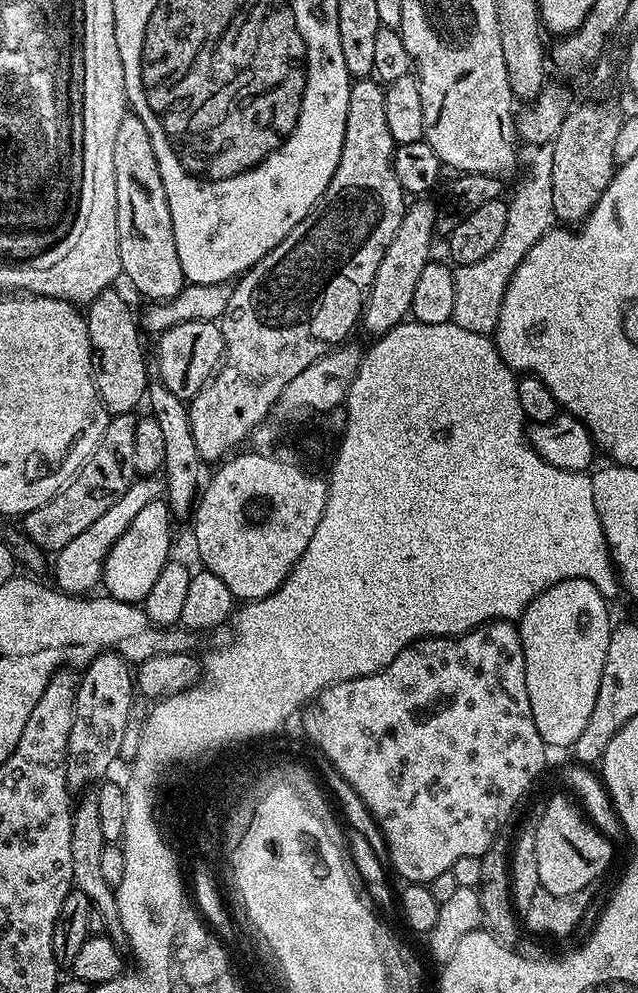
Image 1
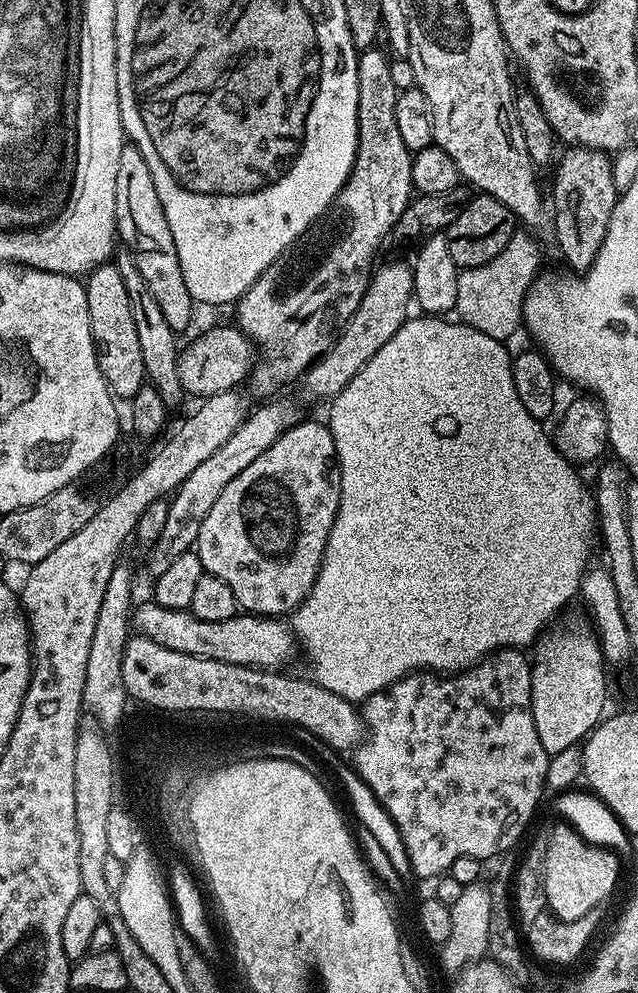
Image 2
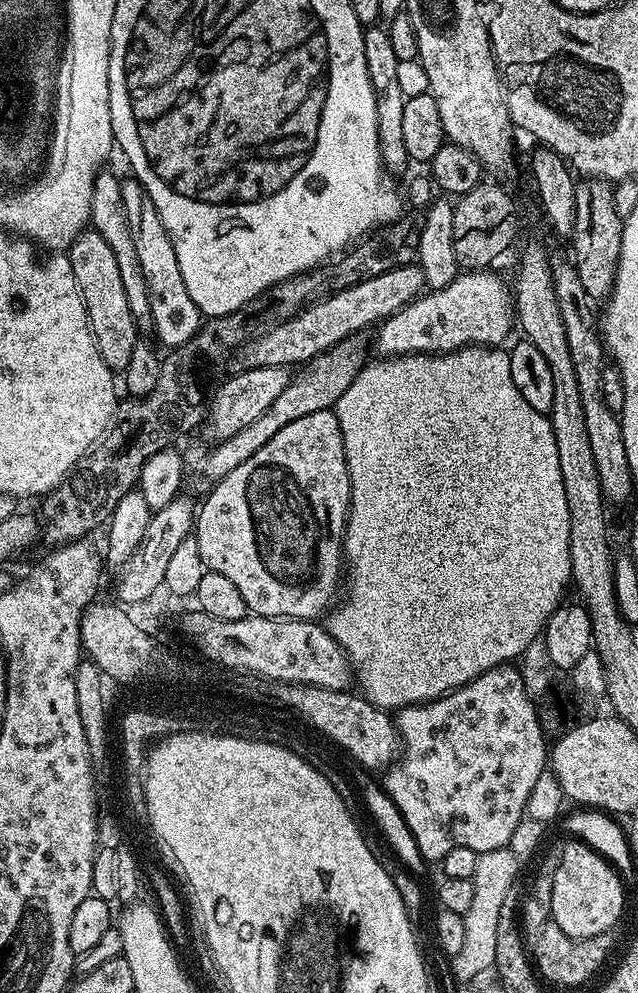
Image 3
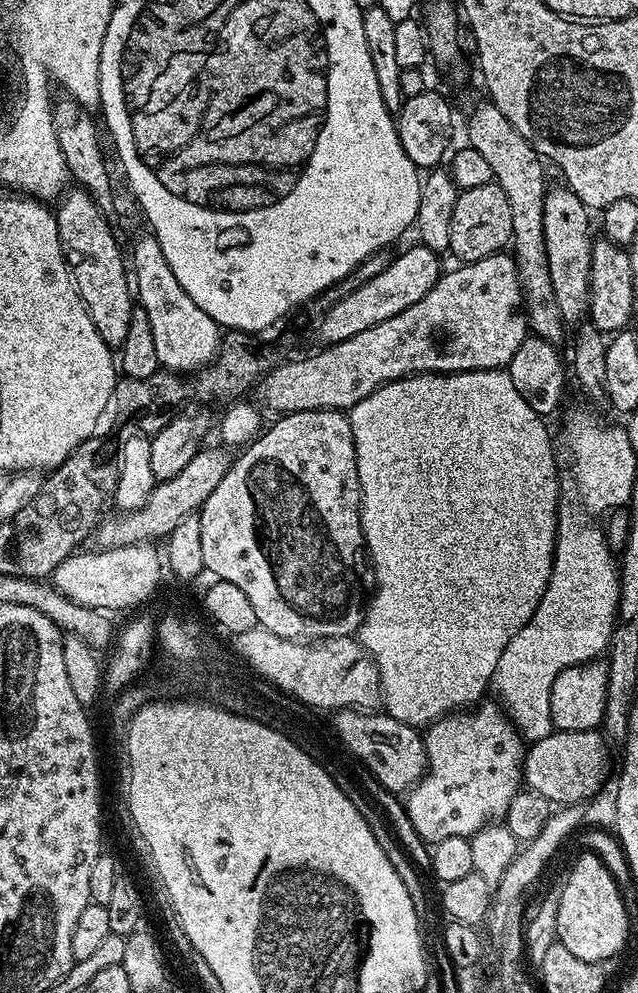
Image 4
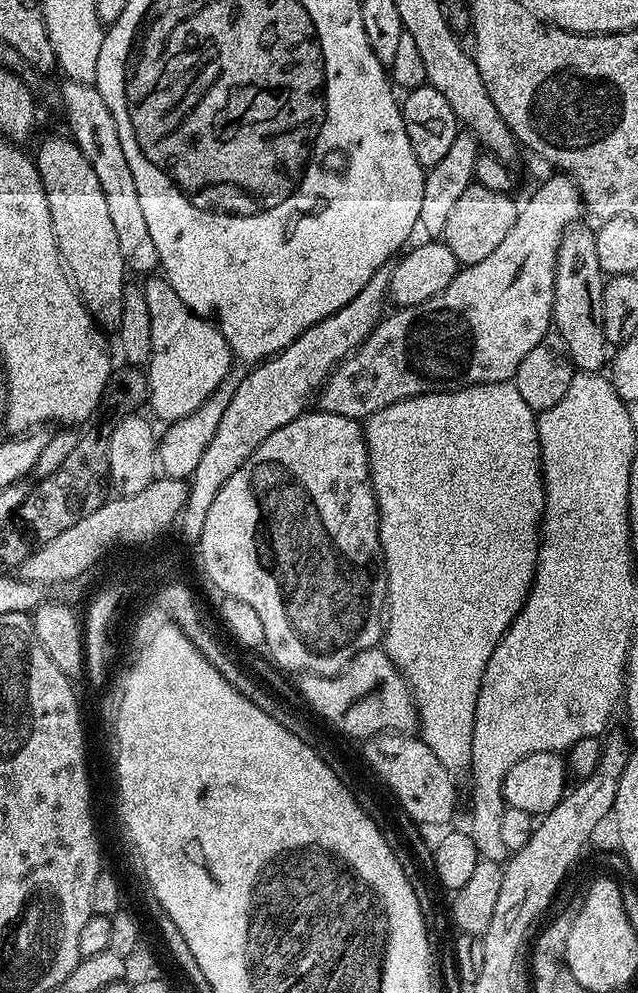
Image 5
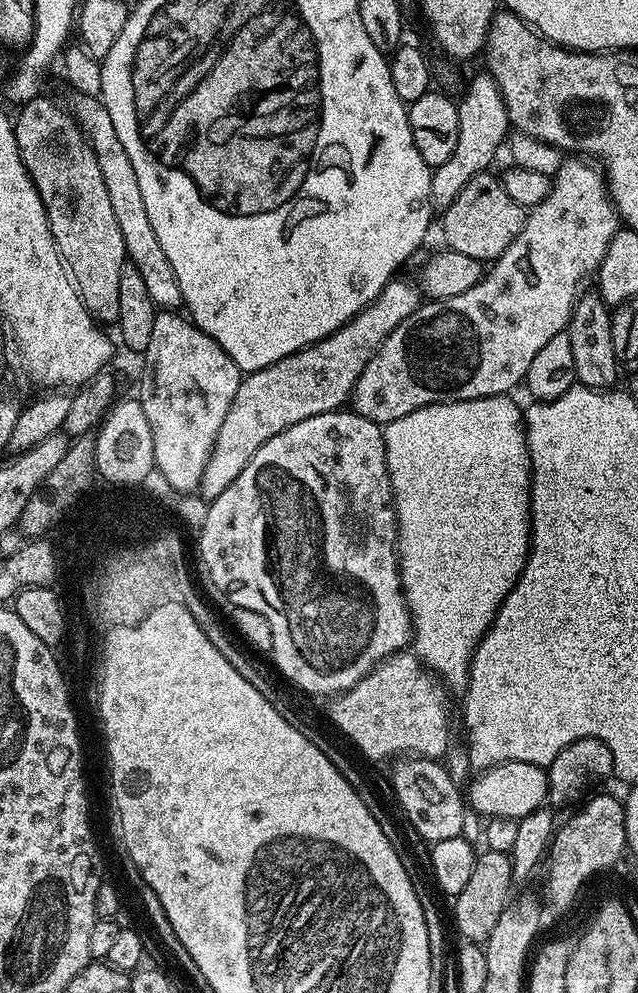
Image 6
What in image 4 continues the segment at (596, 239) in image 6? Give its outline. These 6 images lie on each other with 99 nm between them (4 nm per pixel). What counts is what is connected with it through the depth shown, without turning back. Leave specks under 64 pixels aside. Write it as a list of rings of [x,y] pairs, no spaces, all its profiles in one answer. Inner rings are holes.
[[[499,251],[473,264],[461,263],[457,272],[445,271],[434,290],[430,290],[422,302],[414,302],[414,306],[402,310],[402,314],[394,314],[394,318],[386,318],[386,322],[378,322],[378,326],[370,326],[370,330],[354,334],[354,338],[327,345],[320,350],[324,352],[316,352],[305,360],[292,358],[279,364],[267,372],[258,384],[258,390],[264,395],[263,407],[273,408],[276,414],[323,408],[351,410],[374,390],[403,376],[414,376],[421,372],[447,374],[491,368],[507,369],[518,346],[522,346],[522,342],[530,335],[530,329],[515,259],[511,255],[504,255],[508,254]]]

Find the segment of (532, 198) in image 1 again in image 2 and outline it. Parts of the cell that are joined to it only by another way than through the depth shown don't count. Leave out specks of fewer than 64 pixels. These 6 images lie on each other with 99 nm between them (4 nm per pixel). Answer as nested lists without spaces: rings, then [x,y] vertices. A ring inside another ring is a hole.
[[[517,234],[506,242],[502,254],[498,254],[488,264],[465,268],[458,278],[458,298],[454,309],[455,315],[474,330],[490,334],[490,338],[501,342],[521,331],[524,319],[524,299],[535,282],[540,265],[541,245],[531,234]]]

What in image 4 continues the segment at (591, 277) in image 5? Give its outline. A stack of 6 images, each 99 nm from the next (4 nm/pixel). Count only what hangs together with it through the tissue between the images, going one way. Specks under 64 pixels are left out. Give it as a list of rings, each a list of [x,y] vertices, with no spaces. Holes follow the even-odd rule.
[[[553,187],[546,194],[544,199],[544,209],[542,210],[542,226],[544,227],[544,241],[546,242],[546,262],[550,270],[550,286],[554,286],[554,298],[558,302],[558,310],[562,314],[565,325],[576,326],[581,323],[588,315],[588,291],[590,290],[590,254],[592,253],[592,245],[594,243],[594,235],[592,236],[592,224],[594,228],[594,220],[591,220],[590,210],[582,202],[582,198],[578,198],[578,194],[574,194],[571,190],[565,190],[563,187]]]

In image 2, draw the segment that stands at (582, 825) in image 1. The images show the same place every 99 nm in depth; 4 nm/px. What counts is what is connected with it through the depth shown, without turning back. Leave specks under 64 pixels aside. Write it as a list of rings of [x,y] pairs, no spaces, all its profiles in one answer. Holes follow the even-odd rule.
[[[558,824],[546,836],[546,904],[547,911],[553,916],[569,921],[590,915],[592,910],[605,903],[603,900],[616,888],[622,860],[615,852],[587,841],[571,824]]]

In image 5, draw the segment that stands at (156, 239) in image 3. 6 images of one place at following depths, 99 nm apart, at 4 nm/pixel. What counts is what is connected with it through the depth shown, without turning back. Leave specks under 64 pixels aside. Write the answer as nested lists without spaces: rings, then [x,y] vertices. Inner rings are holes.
[[[156,278],[145,279],[148,281],[143,281],[142,284],[146,294],[146,306],[150,310],[150,346],[152,347],[152,353],[146,365],[148,404],[150,409],[152,408],[151,415],[157,421],[160,419],[166,420],[165,422],[173,422],[193,414],[210,398],[212,391],[219,386],[222,378],[226,377],[226,372],[231,370],[234,353],[215,323],[199,316],[197,312],[191,312],[186,306],[186,302],[182,302],[182,298],[178,298],[178,294],[174,294],[167,279],[152,279]]]

